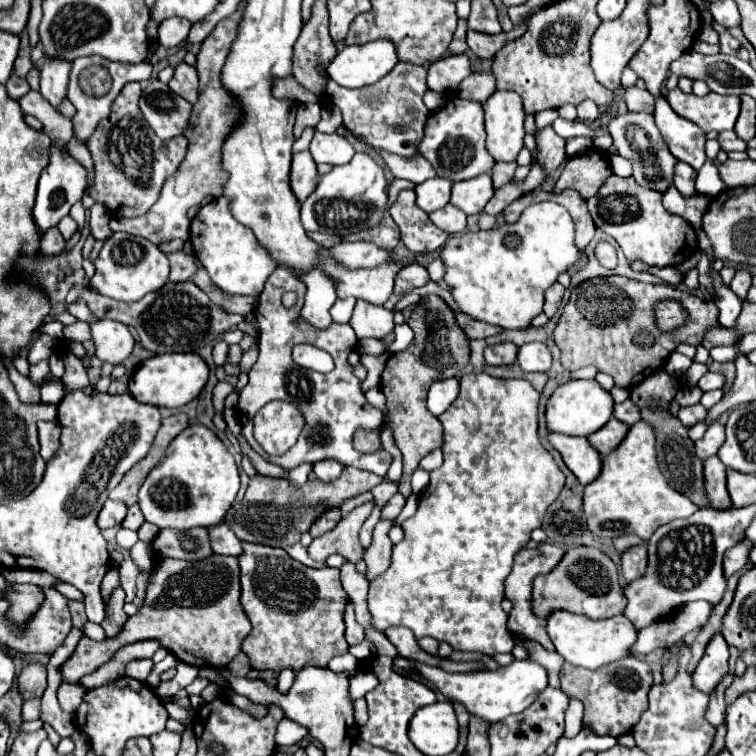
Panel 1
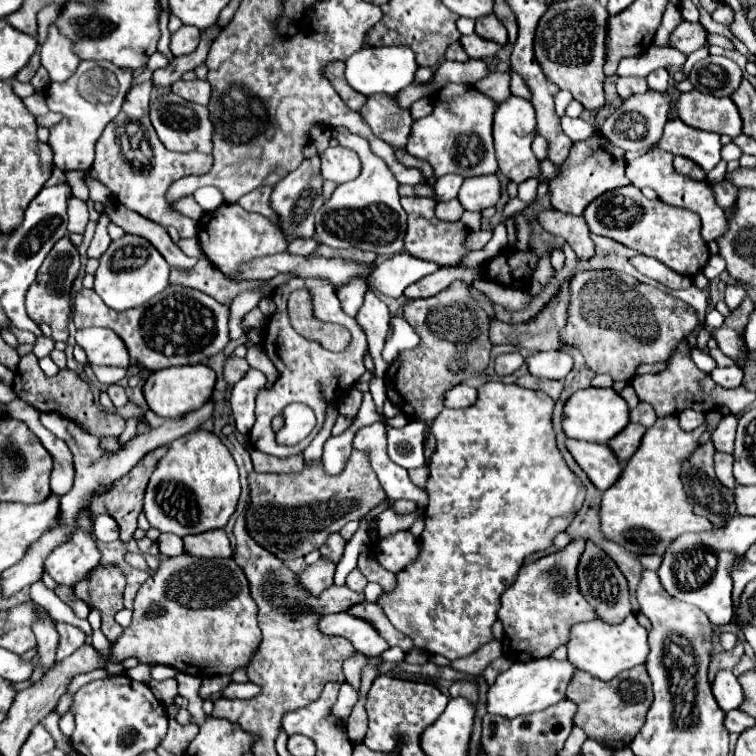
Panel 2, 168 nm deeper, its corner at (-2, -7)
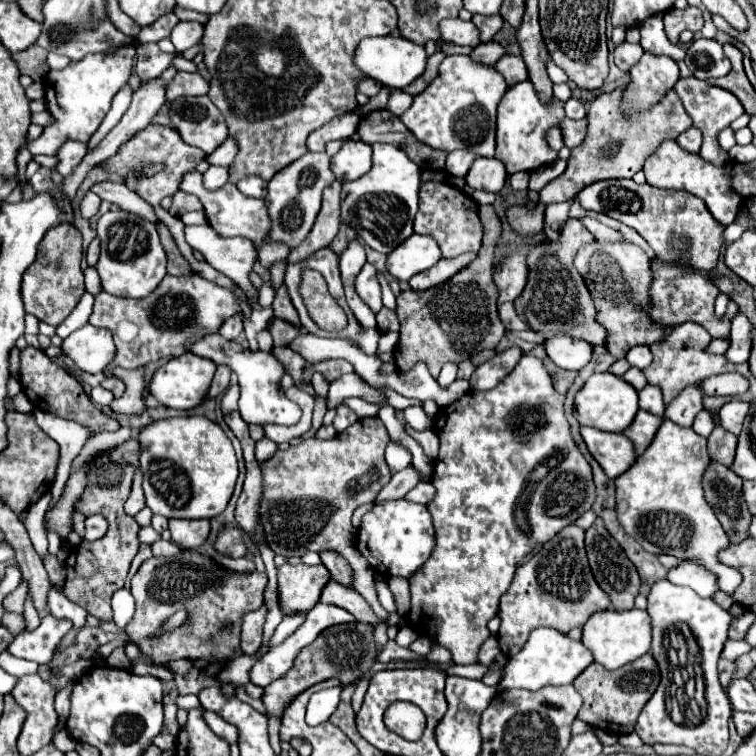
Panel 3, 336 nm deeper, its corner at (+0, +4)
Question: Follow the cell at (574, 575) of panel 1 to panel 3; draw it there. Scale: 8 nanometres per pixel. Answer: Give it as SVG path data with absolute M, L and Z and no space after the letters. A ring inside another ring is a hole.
M597 519L585 533L585 545L587 545L587 557L591 571L595 575L595 581L601 585L601 589L611 597L611 603L617 611L633 609L633 599L639 593L639 573L635 565L627 559L625 551L619 547L619 543L609 535L605 525Z

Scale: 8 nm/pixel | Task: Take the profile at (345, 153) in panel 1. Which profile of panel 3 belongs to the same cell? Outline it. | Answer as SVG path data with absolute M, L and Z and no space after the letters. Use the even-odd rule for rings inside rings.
M347 141L335 157L331 157L331 169L337 181L355 181L363 177L373 165L373 149L363 141Z

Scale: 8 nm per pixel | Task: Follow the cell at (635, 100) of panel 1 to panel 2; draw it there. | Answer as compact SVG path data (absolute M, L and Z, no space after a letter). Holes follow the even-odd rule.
M619 78L617 80L617 92L623 100L627 100L627 96L633 96L633 94L643 94L645 90L647 90L645 78Z

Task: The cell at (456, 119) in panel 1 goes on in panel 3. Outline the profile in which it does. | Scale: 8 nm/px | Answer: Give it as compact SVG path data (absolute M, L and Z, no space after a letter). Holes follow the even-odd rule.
M449 55L439 65L435 81L413 99L411 107L401 115L401 121L421 143L431 145L433 149L449 153L467 149L481 157L493 157L497 105L505 91L507 83L493 65L475 63L469 55Z

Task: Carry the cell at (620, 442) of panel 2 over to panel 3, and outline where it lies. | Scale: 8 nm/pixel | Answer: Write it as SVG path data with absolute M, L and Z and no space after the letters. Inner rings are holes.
M639 409L633 425L629 425L629 429L625 429L625 435L633 441L633 445L637 449L637 455L641 455L651 445L661 421L663 421L661 417Z

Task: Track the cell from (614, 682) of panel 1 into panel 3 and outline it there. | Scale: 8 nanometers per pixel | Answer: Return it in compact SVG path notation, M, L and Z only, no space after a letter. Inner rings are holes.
M651 653L643 655L641 659L629 663L621 669L615 669L615 671L609 671L603 665L591 663L573 681L577 693L583 697L583 707L579 711L579 719L589 723L593 729L603 729L603 731L609 731L615 735L631 733L635 729L641 709L645 707L649 697L655 693L659 679L661 679L661 673L659 673L657 661L653 659Z

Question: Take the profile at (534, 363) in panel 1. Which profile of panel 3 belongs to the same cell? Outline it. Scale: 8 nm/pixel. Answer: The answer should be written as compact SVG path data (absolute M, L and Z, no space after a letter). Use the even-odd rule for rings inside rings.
M557 335L545 341L545 351L557 367L579 371L591 361L593 347L587 341L581 341L577 337Z

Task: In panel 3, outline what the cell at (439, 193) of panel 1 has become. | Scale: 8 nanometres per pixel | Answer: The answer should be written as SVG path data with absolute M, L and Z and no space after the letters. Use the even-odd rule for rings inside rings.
M457 149L453 153L447 155L447 167L445 171L451 177L465 177L465 173L469 171L471 163L477 159L475 153L465 153L465 149Z

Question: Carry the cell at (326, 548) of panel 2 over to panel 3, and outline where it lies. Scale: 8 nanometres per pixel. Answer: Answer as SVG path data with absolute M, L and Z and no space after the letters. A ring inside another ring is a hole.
M323 551L321 553L321 561L327 567L327 571L331 573L333 581L353 589L353 571L351 571L351 565L341 555L337 555L333 551Z

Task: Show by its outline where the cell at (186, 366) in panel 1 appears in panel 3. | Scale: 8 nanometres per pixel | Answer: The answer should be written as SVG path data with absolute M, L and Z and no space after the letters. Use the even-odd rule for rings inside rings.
M183 353L181 357L173 357L169 363L165 363L163 367L157 369L157 373L153 375L153 379L149 383L149 391L165 407L193 409L205 401L213 375L215 375L215 363L213 361L199 357L195 353Z

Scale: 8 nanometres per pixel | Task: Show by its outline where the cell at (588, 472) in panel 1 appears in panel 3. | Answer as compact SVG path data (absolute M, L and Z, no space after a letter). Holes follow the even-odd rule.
M581 427L581 435L591 455L599 461L599 465L611 479L625 473L637 459L629 437L625 437L623 433L607 433L593 427Z

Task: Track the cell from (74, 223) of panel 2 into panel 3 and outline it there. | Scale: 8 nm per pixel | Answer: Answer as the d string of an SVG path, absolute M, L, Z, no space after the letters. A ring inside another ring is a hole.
M65 141L65 145L61 145L61 149L57 151L57 171L65 177L69 175L77 163L83 159L83 155L87 153L87 143L81 143L81 141Z

